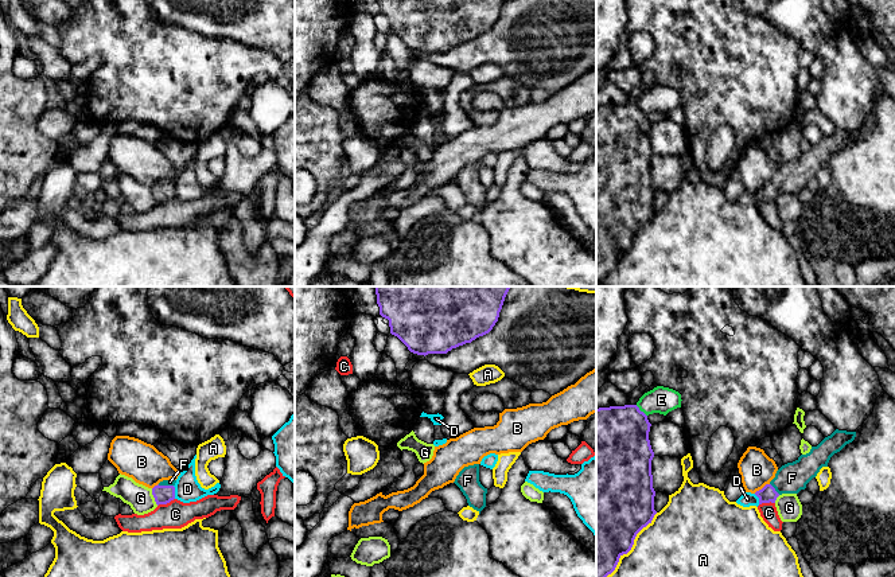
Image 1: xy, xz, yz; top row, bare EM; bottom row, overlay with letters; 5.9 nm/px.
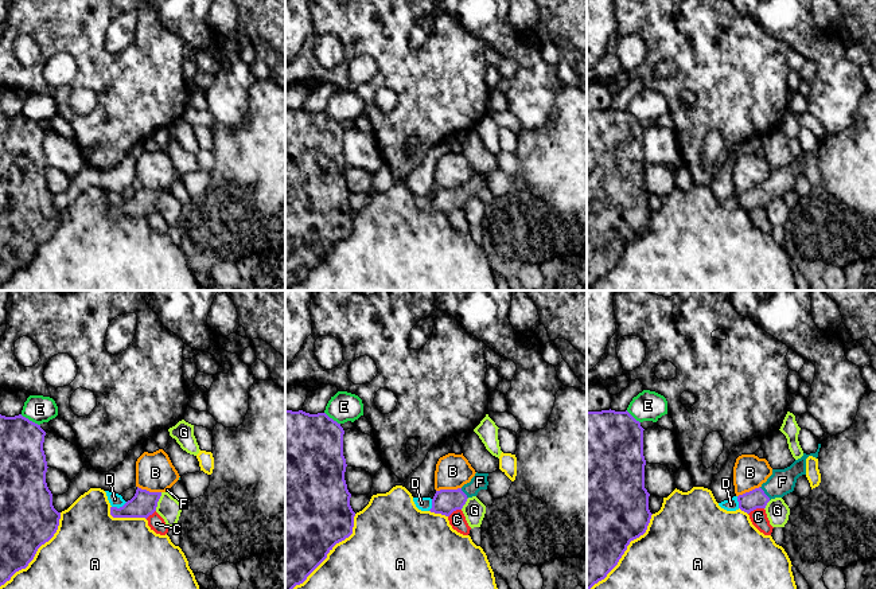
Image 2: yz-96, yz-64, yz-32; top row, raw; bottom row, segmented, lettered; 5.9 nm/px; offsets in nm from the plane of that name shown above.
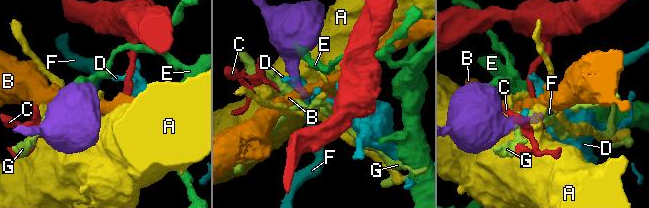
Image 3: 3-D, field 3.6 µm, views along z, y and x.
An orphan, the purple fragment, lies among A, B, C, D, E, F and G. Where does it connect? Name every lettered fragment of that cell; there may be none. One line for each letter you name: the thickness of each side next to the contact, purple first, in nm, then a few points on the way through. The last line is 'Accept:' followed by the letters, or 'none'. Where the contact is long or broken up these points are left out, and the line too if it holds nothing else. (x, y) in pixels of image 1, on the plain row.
F: calibres 100 and 180 nm; way yz (767, 193), (774, 187), (792, 176)
Accept: F

